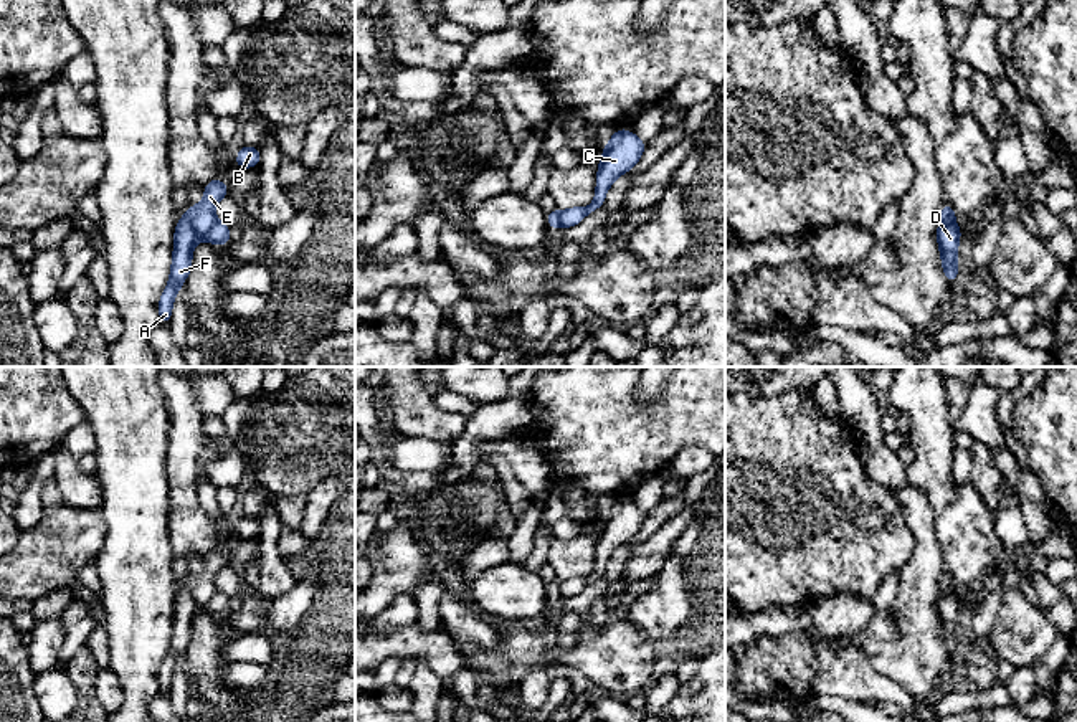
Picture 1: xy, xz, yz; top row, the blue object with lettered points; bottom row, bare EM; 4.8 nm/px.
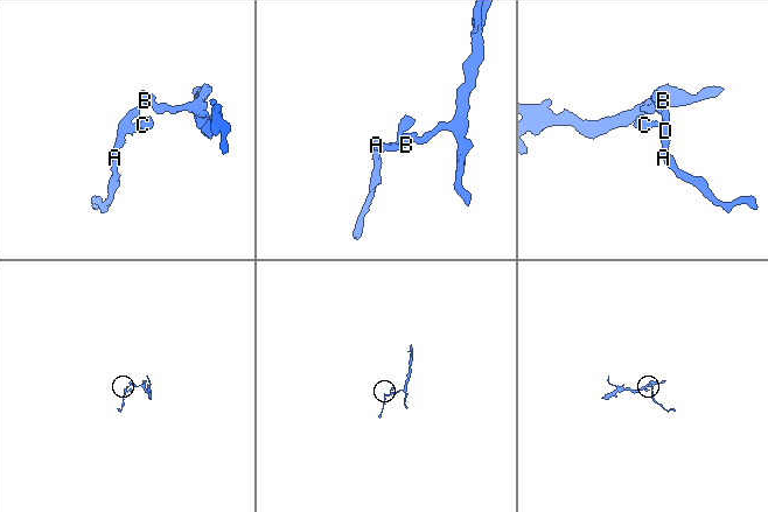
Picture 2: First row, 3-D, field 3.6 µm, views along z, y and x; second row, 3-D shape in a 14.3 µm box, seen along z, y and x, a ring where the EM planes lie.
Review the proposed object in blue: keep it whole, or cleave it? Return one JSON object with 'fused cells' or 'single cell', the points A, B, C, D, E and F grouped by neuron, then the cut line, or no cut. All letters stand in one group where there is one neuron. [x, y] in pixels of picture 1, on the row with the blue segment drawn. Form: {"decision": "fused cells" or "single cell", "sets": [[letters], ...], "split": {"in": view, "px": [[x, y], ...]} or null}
{"decision": "fused cells", "sets": [["A", "C", "D", "F"], ["B", "E"]], "split": {"in": "xy", "px": [[185, 215], [199, 235]]}}

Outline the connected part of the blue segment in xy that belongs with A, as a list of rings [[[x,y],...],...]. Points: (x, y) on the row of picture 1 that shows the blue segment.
[[[183,216],[182,220],[175,223],[170,279],[157,306],[160,324],[170,325],[173,299],[180,292],[180,286],[190,274],[192,253],[193,253],[195,245],[202,240],[206,240],[223,248],[225,245],[231,241],[230,226],[218,221],[206,235],[200,236],[192,228],[188,216]]]

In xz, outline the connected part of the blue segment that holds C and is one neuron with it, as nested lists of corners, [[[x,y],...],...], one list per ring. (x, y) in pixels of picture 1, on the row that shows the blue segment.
[[[616,129],[606,142],[596,173],[595,200],[586,207],[586,213],[595,213],[605,205],[610,185],[623,173],[629,172],[641,159],[646,142],[628,129]]]

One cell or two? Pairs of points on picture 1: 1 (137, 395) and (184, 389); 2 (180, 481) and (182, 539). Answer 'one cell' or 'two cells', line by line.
1: two cells
2: one cell

